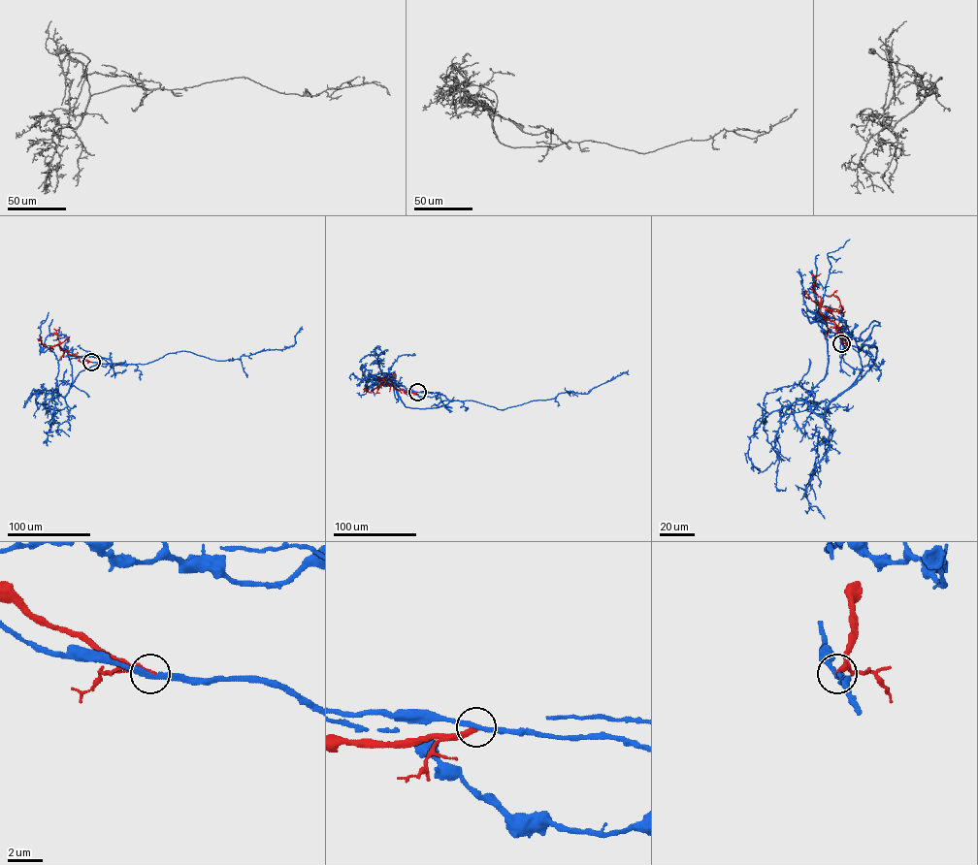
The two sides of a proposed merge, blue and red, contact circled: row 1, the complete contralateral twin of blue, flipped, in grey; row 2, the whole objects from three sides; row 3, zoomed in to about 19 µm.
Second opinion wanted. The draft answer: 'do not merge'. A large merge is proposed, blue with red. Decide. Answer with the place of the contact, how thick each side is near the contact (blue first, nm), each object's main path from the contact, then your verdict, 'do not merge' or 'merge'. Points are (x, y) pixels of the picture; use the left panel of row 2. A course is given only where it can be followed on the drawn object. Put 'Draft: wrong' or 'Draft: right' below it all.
at (91, 362); 280 nm thick on the blue side, 360 nm on the other; blue runs (91, 362), (104, 367), (123, 364), (92, 366), (80, 371), (72, 383), (67, 352), (57, 345), (41, 350); red runs (91, 362), (69, 355), (60, 348), (59, 343), (44, 346), (40, 336); do not merge
Draft: right

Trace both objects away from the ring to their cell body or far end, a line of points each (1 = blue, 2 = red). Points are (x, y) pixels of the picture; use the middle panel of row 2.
1: (417, 392), (442, 394), (449, 401), (436, 407), (406, 407), (395, 397), (387, 373), (367, 381)
2: (417, 392), (394, 389), (385, 381), (370, 392), (366, 390)

